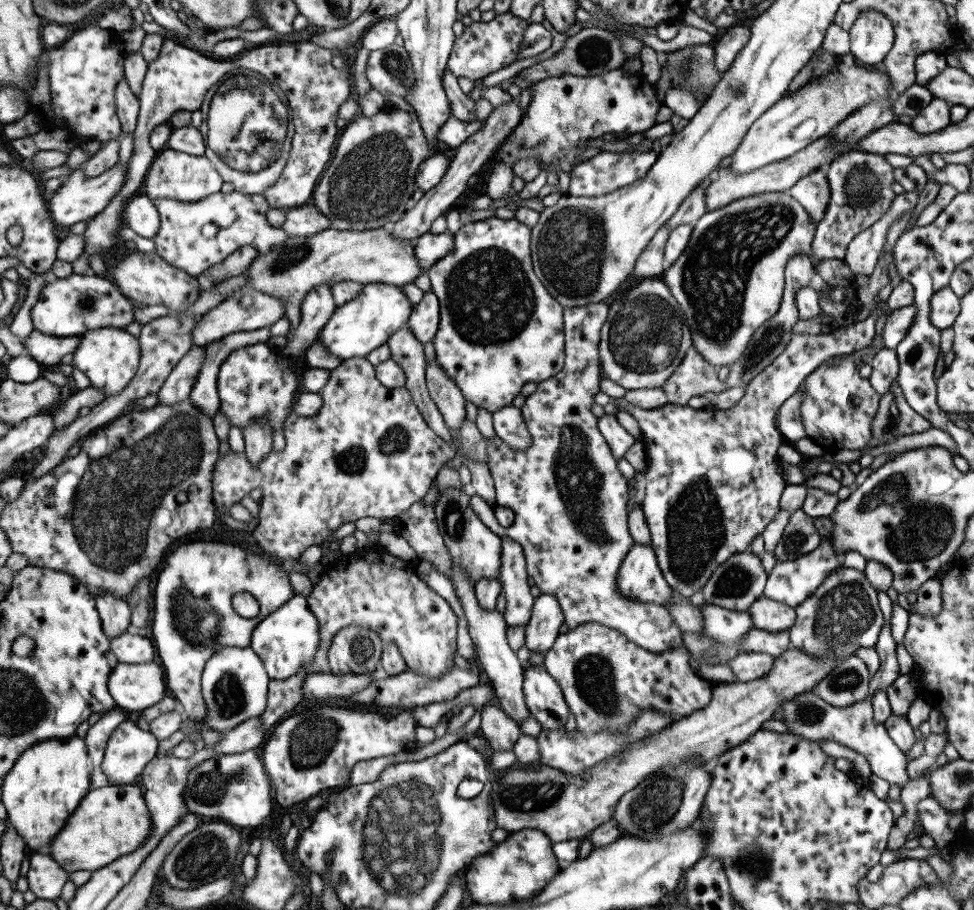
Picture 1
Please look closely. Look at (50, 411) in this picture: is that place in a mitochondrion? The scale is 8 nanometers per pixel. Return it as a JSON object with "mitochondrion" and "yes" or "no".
{"mitochondrion":"no"}

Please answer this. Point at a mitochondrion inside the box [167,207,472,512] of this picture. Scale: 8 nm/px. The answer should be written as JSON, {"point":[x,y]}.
{"point":[396,438]}

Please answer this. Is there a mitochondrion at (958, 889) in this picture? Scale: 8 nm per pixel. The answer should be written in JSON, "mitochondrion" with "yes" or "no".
{"mitochondrion":"no"}

